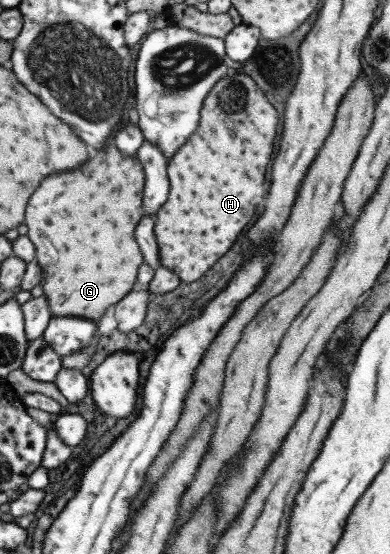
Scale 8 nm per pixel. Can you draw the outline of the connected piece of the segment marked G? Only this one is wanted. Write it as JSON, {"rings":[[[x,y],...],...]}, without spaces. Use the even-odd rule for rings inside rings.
{"rings":[[[109,145],[105,151],[97,151],[85,167],[49,175],[37,195],[33,195],[25,223],[29,225],[29,237],[37,245],[37,259],[44,269],[42,287],[54,316],[75,316],[97,322],[111,305],[117,305],[133,291],[139,267],[143,265],[143,253],[135,239],[137,225],[143,217],[143,167],[137,156],[127,157],[117,145]]]}

